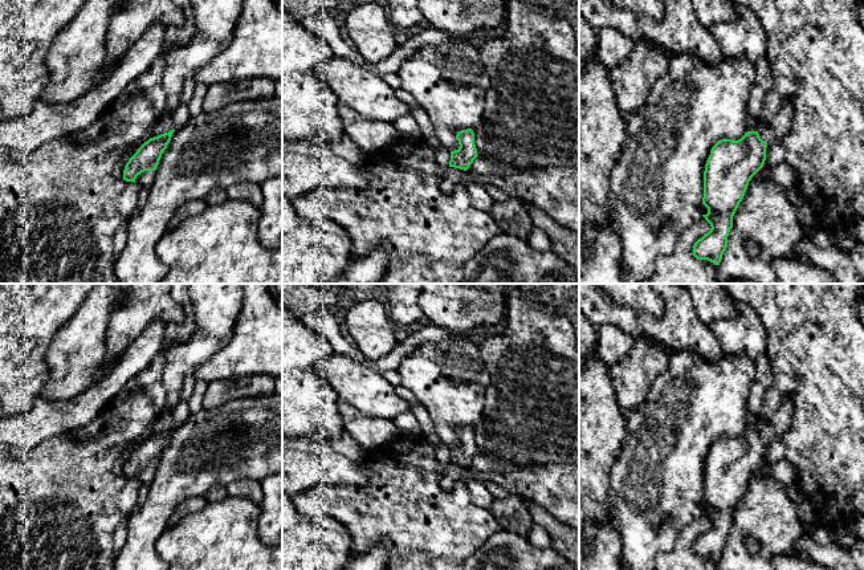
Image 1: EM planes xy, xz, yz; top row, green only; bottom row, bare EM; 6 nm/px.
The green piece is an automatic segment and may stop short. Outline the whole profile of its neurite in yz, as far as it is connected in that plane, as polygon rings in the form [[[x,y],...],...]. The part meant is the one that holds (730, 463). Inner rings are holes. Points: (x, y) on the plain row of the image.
[[[787,396],[769,420],[758,420],[757,428],[747,428],[738,437],[721,436],[712,444],[704,468],[702,494],[702,501],[708,505],[708,510],[702,513],[712,525],[693,542],[693,553],[697,557],[708,557],[720,562],[728,543],[729,529],[733,525],[733,513],[745,493],[749,479],[763,464],[766,444],[773,439],[782,439],[790,426],[791,415],[792,399]]]

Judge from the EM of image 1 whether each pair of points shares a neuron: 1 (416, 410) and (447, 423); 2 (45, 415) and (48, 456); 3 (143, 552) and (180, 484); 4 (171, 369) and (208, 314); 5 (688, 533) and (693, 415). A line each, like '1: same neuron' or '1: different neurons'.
1: different neurons
2: different neurons
3: same neuron
4: same neuron
5: different neurons

